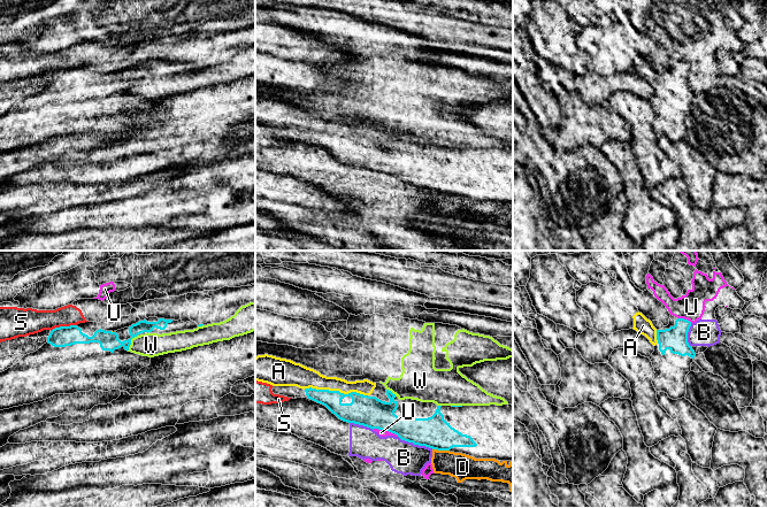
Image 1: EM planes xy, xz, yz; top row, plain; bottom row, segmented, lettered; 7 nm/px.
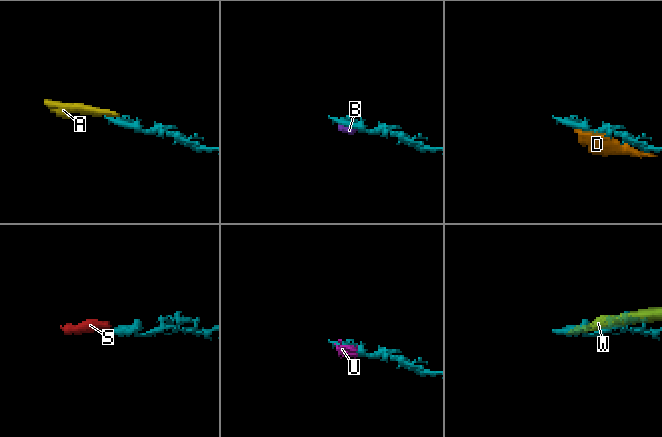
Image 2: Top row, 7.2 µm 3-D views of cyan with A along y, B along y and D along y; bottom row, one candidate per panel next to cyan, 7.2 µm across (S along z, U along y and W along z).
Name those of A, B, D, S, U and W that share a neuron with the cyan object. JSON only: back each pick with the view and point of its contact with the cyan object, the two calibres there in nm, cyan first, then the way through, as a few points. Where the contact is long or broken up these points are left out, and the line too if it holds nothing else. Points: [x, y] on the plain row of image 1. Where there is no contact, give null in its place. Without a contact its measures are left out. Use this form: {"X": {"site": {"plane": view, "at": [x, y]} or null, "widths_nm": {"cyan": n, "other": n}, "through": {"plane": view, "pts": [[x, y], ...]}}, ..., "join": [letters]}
{"A": {"site": {"plane": "xz", "at": [336, 133]}, "widths_nm": {"cyan": 220, "other": 150}}, "join": ["A"]}

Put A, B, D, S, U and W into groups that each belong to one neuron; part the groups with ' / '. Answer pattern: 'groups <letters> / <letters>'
groups A / B U / D / S / W

